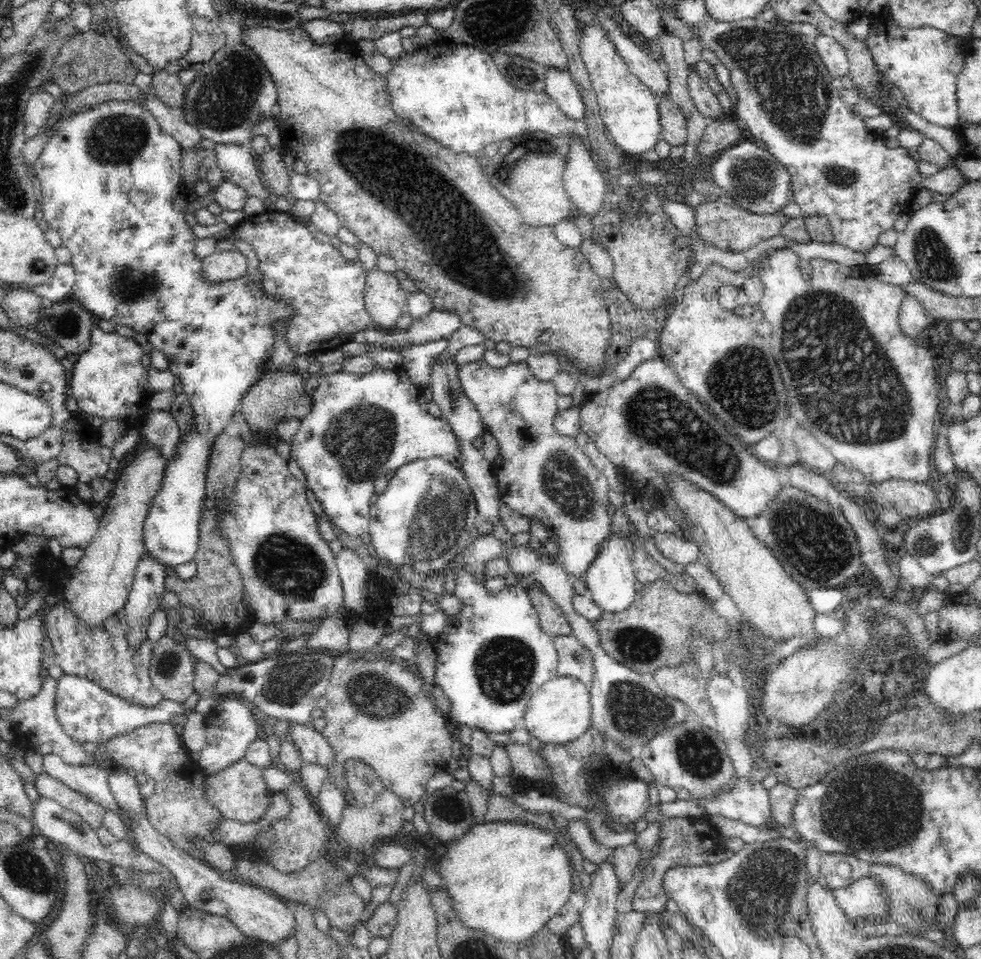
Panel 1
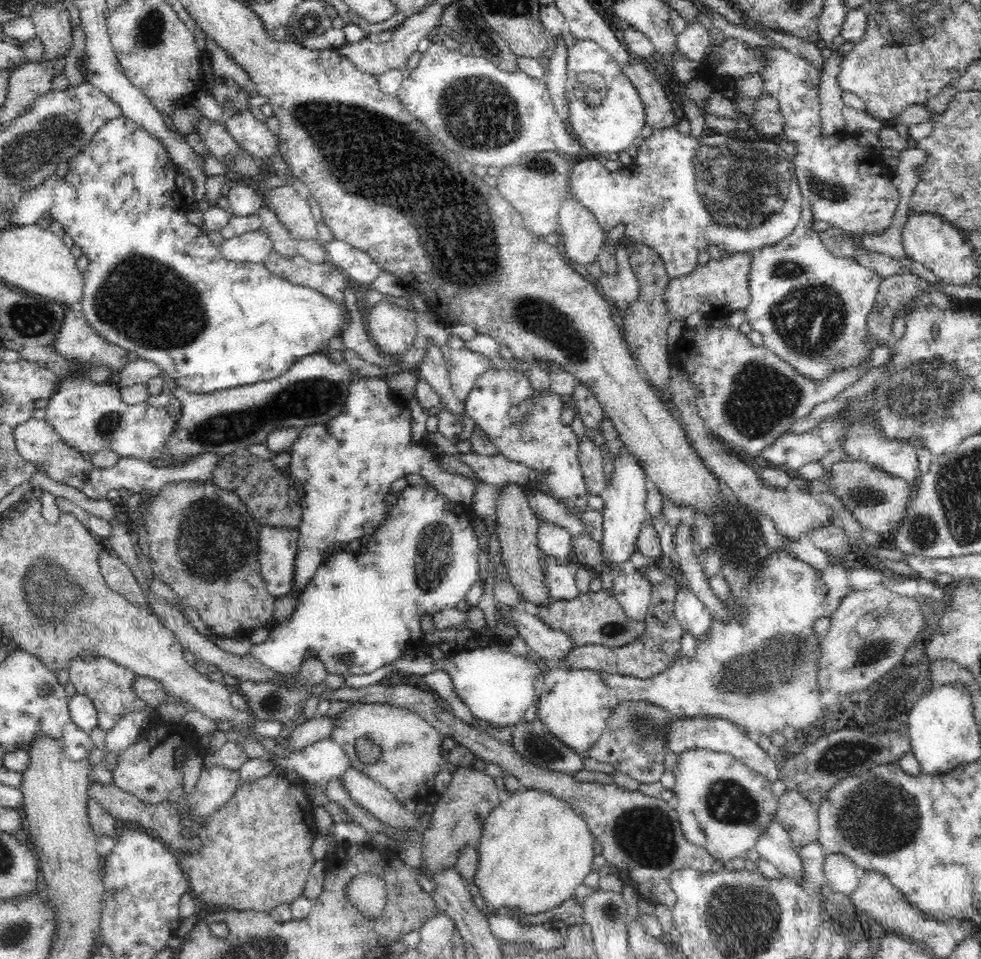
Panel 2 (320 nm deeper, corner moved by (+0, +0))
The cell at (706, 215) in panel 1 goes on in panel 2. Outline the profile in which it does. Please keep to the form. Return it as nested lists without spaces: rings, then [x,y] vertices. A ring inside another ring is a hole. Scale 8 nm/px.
[[[722,252],[721,259],[710,259],[705,265],[696,265],[688,276],[670,278],[665,290],[667,313],[673,318],[688,318],[694,312],[705,312],[710,317],[718,310],[743,310],[748,306],[749,272],[754,254]]]

